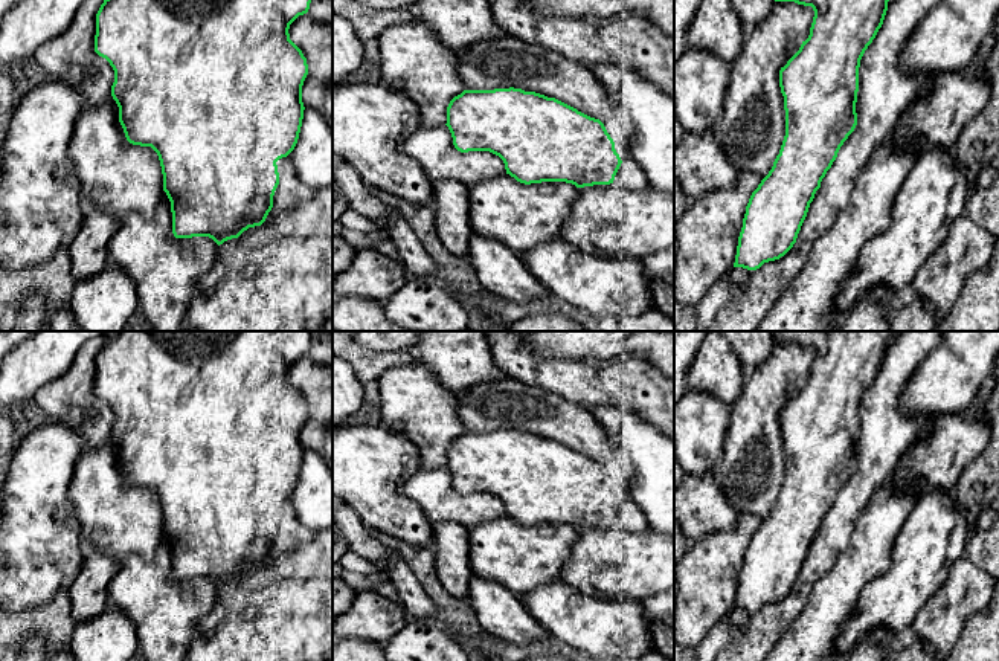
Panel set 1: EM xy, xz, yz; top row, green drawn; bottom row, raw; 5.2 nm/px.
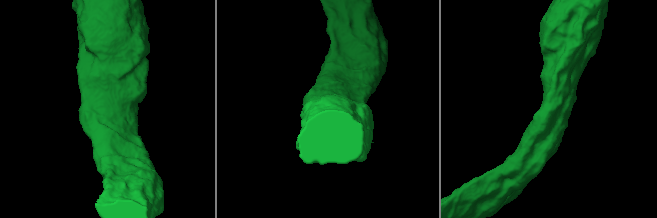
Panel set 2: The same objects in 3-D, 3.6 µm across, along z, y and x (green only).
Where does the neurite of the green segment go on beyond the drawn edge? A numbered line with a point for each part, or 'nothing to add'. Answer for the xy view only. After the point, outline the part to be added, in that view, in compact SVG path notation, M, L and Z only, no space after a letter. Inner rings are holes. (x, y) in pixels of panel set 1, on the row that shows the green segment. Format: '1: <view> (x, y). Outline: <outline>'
1: xy (118, 177). Outline: M113 96L84 108L69 147L85 206L124 220L133 212L149 218L163 194L163 174L151 147L127 140Z

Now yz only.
1: yz (738, 301). Outline: M897 0L886 11L882 27L860 60L857 125L822 179L793 247L779 260L764 263L756 270L734 267L694 305L674 301L674 331L756 331L760 328L761 321L808 261L816 240L833 229L850 205L857 176L871 154L894 134L903 111L917 98L920 79L901 69L901 50L921 20L938 3L940 0Z

